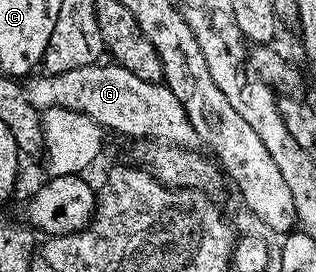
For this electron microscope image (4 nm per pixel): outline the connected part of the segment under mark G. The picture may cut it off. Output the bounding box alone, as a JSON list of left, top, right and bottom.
[23,63,198,147]

